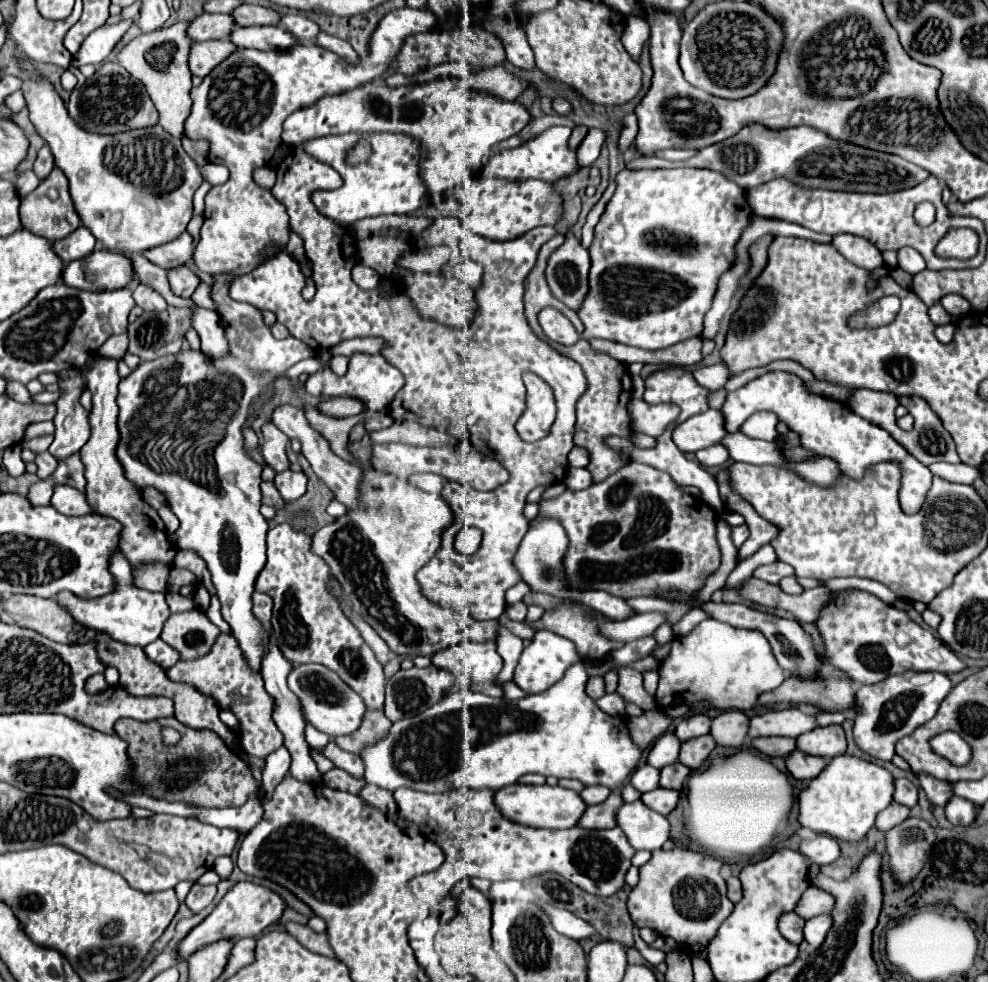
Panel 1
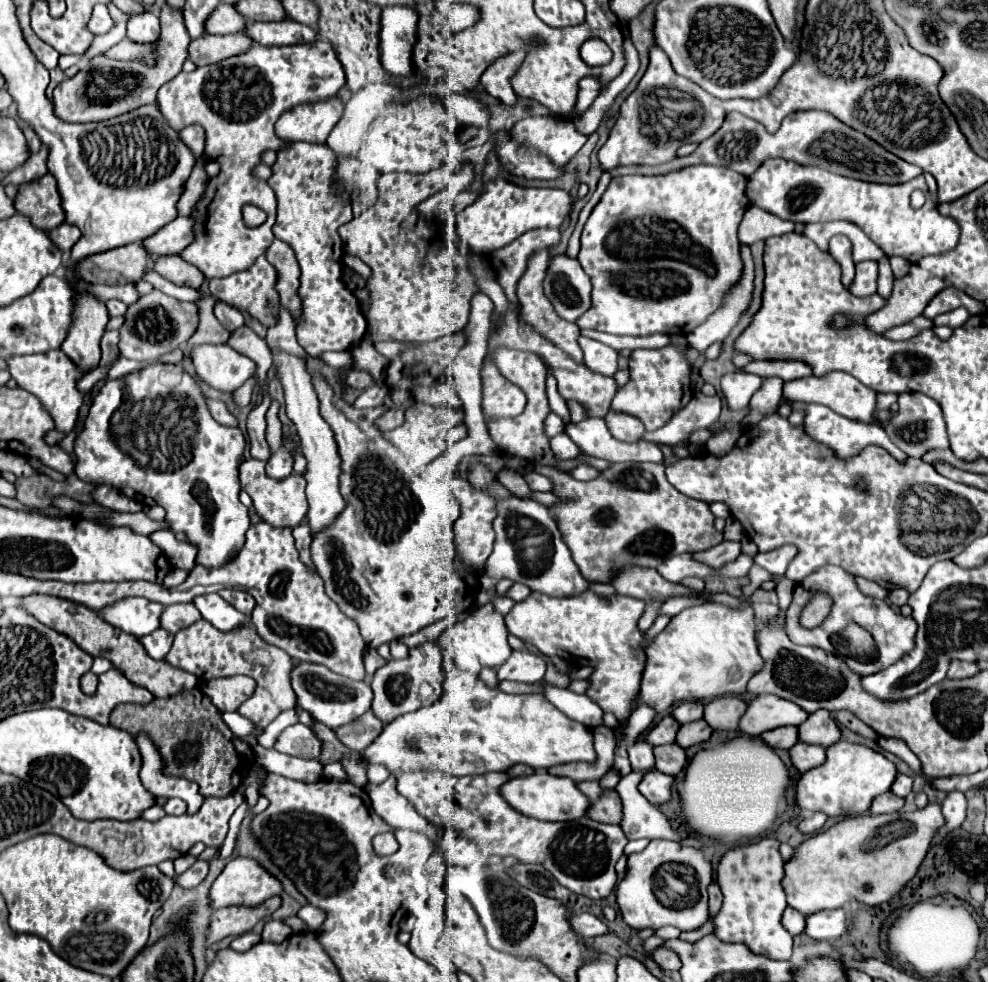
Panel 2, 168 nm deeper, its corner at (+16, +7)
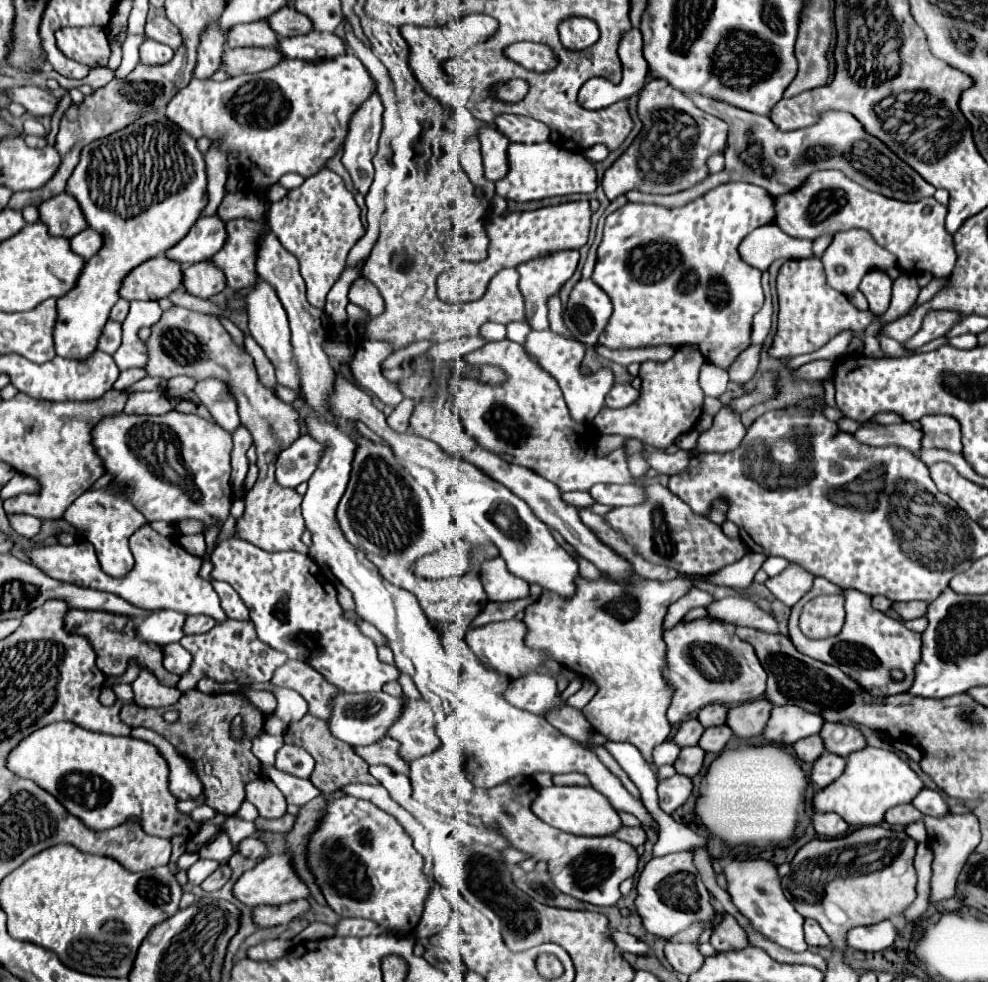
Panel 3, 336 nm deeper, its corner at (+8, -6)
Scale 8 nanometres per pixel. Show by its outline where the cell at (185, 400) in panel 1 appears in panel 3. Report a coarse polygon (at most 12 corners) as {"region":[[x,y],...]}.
{"region":[[178,411],[92,439],[146,521],[230,515],[232,435]]}

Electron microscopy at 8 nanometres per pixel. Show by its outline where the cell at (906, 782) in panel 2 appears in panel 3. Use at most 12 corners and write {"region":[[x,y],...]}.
{"region":[[932,789],[920,791],[912,805],[924,815],[942,817],[950,809]]}

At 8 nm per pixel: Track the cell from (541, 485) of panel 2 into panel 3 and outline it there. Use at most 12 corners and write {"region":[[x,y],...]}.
{"region":[[562,493],[564,501],[582,509],[590,507],[590,493]]}

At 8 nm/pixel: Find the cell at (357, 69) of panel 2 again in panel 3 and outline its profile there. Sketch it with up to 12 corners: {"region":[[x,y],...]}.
{"region":[[374,93],[354,113],[342,165],[366,195],[382,131]]}

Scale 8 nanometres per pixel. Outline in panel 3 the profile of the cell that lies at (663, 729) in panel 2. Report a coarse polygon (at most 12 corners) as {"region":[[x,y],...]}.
{"region":[[696,717],[678,729],[674,741],[682,747],[696,745],[706,729]]}

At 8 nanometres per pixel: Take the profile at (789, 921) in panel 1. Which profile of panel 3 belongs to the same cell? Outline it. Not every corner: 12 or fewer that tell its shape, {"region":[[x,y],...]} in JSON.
{"region":[[812,919],[804,921],[806,943],[830,945],[830,939]]}

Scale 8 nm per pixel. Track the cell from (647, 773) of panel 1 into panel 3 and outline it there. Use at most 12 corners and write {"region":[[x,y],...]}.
{"region":[[674,739],[654,747],[654,765],[674,763],[680,745]]}

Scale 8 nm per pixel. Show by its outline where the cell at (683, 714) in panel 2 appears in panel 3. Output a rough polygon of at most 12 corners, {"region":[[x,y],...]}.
{"region":[[708,705],[698,719],[704,727],[724,725],[728,707]]}

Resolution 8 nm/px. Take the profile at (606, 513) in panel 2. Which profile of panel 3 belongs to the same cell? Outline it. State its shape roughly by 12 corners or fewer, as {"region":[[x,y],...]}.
{"region":[[666,487],[606,515],[644,559],[708,577],[748,551]]}

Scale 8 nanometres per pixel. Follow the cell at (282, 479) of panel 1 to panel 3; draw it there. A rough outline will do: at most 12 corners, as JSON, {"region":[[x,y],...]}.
{"region":[[300,435],[276,461],[276,481],[296,487],[312,477],[324,445]]}

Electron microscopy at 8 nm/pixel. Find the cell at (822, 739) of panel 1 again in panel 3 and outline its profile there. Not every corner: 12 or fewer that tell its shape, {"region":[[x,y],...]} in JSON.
{"region":[[826,723],[820,731],[826,751],[848,757],[866,747],[860,729]]}

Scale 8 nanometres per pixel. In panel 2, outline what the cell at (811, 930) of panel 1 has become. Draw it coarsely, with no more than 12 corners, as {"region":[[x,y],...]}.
{"region":[[846,910],[806,916],[804,934],[836,940],[850,926]]}

